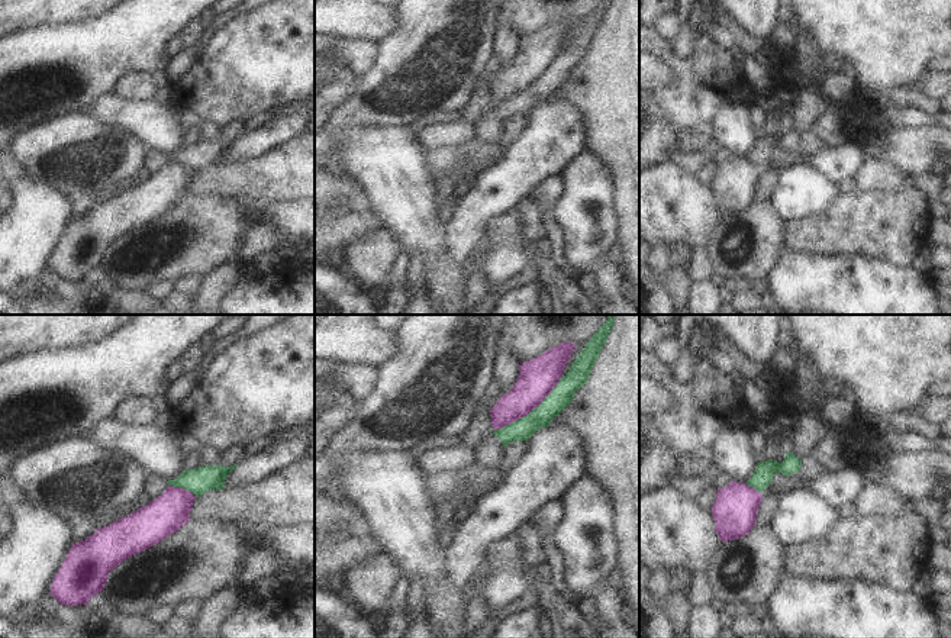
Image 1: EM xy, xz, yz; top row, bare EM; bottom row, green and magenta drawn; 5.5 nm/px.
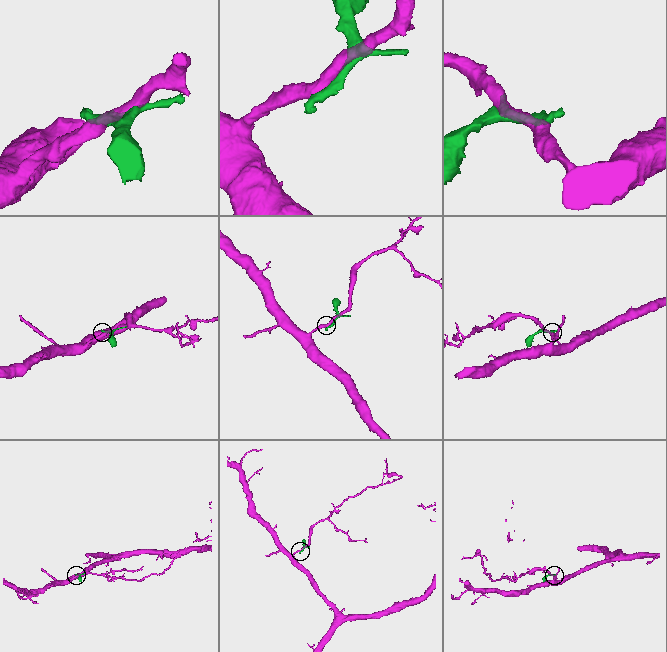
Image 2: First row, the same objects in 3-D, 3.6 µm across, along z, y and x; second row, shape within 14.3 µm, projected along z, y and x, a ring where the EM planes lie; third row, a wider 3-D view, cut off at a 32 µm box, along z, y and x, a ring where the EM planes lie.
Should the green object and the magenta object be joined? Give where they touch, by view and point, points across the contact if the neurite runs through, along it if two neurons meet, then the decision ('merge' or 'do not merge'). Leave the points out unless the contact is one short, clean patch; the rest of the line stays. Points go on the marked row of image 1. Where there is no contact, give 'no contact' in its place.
contact xz (531, 412); do not merge

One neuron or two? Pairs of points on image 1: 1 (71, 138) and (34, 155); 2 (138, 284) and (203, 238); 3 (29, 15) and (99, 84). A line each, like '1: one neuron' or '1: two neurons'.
1: one neuron
2: one neuron
3: two neurons

